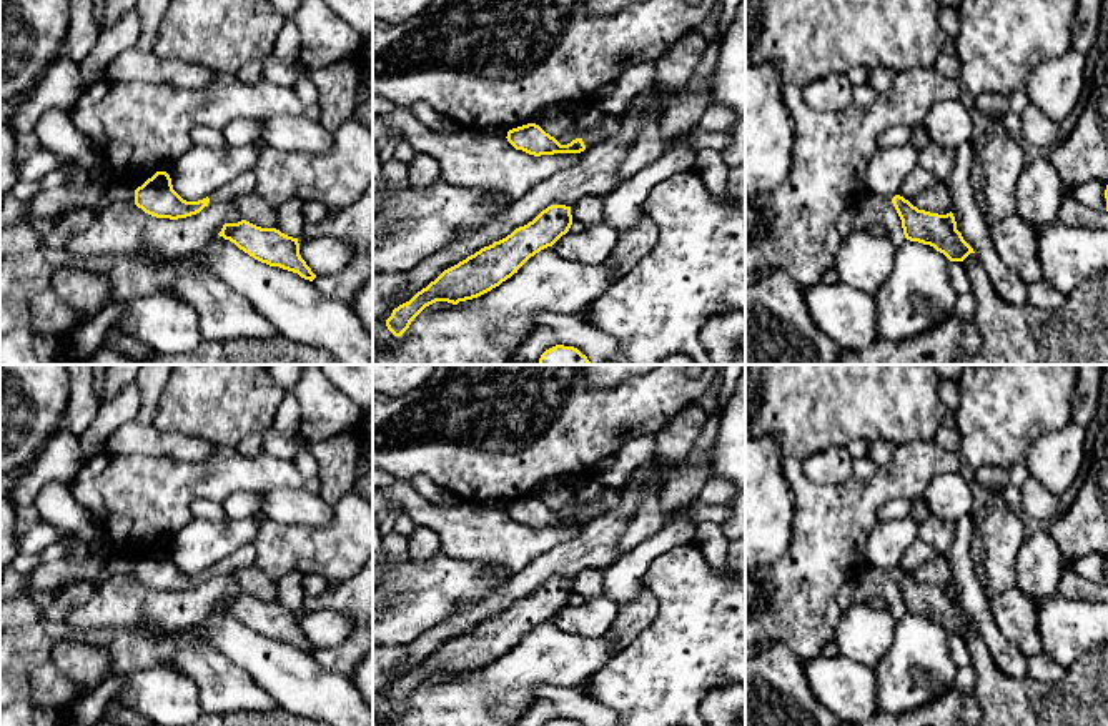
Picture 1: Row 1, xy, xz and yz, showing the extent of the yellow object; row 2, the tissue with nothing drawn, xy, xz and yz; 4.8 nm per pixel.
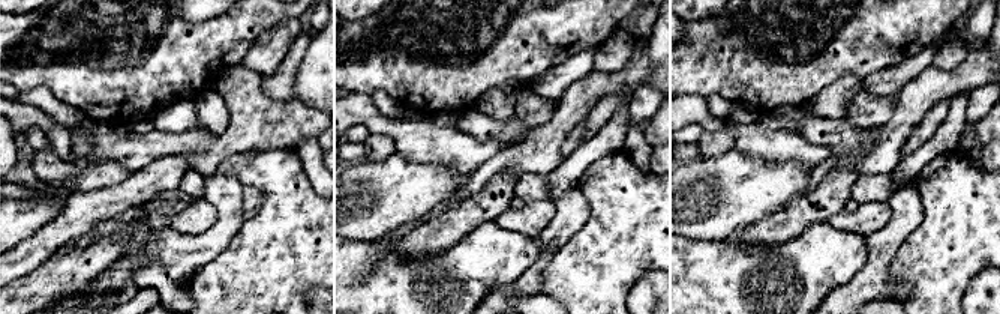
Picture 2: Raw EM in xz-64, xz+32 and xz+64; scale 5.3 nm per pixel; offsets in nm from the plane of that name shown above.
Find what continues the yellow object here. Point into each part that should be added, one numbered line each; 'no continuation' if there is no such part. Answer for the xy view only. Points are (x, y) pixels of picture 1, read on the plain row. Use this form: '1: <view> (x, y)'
1: xy (243, 556)

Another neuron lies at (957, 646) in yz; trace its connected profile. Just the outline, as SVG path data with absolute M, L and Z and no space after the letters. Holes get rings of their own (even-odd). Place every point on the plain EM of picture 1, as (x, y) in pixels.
M950 634L948 636L948 651L950 651L952 659L955 661L955 664L958 668L972 664L968 648L967 648L967 644L960 634Z

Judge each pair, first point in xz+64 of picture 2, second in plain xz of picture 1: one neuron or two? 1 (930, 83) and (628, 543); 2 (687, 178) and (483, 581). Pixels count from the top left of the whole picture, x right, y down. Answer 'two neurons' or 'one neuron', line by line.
1: two neurons
2: one neuron

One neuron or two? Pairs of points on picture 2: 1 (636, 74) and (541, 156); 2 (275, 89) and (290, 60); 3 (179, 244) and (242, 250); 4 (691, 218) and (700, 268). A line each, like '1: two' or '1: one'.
1: one
2: one
3: two
4: two

